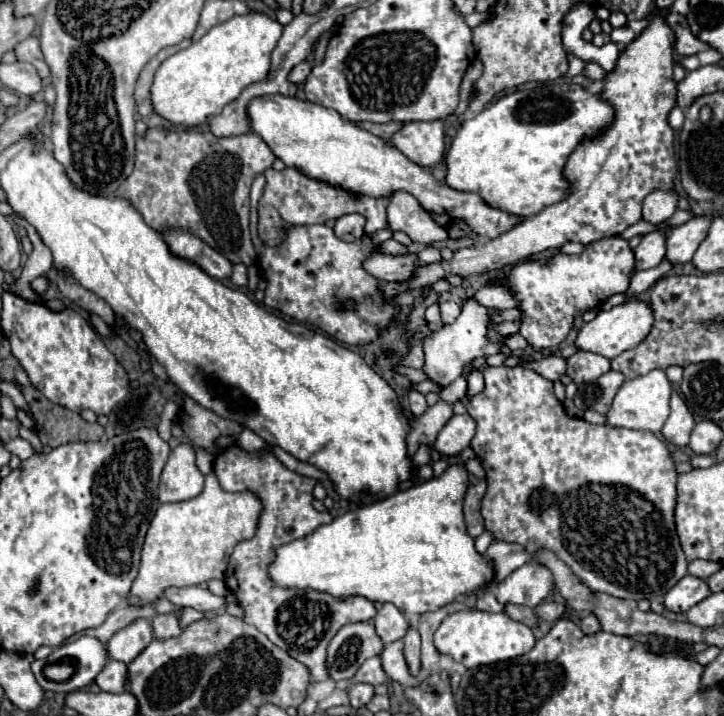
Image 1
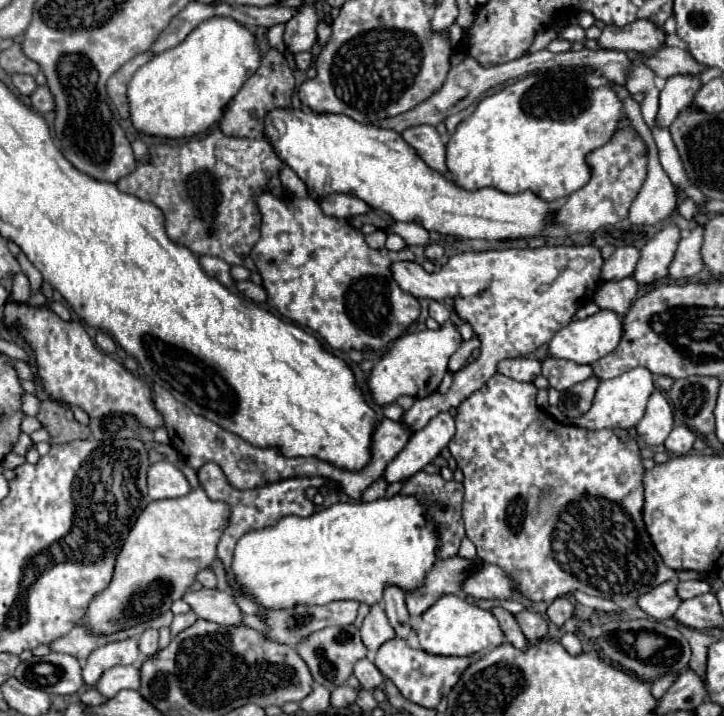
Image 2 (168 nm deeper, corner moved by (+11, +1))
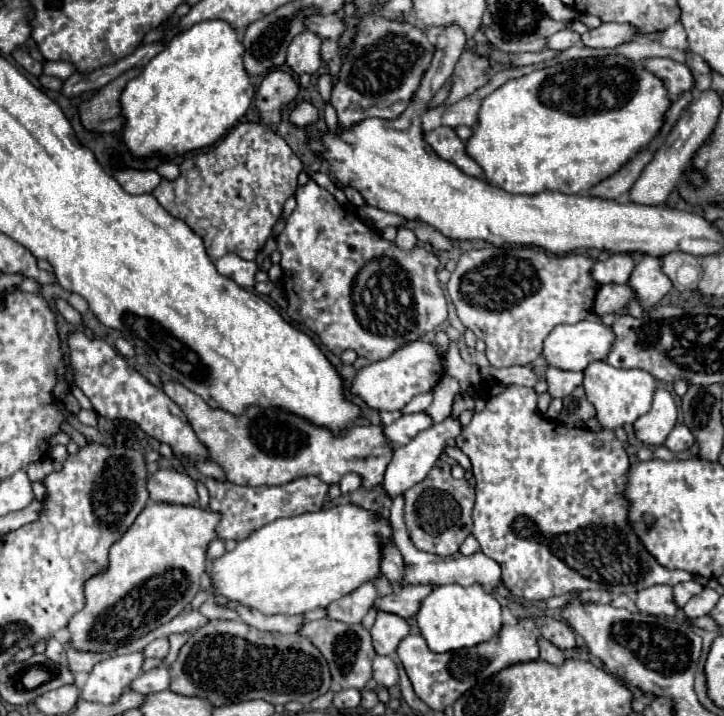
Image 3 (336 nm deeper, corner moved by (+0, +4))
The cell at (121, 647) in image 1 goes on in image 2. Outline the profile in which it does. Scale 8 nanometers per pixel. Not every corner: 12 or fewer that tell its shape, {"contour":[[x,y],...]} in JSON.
{"contour":[[134,639],[98,647],[82,667],[84,685],[94,687],[116,665],[138,665]]}

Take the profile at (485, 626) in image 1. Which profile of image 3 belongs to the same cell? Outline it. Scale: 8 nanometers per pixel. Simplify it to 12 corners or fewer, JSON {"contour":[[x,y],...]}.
{"contour":[[479,584],[437,586],[417,624],[433,652],[477,646],[501,628]]}

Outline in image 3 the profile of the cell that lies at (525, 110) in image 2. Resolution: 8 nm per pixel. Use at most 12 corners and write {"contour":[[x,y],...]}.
{"contour":[[559,62],[481,104],[465,152],[505,192],[579,194],[659,132],[663,82]]}

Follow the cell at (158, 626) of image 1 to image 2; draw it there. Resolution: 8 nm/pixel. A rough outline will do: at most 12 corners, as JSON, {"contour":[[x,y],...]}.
{"contour":[[146,629],[138,641],[142,655],[150,657],[158,649],[158,631]]}

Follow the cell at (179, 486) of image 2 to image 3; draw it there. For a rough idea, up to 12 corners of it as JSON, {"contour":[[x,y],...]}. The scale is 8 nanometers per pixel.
{"contour":[[171,468],[149,476],[153,502],[197,504],[195,480]]}

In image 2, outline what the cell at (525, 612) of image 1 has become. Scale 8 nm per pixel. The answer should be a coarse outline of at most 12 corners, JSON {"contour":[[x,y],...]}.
{"contour":[[522,611],[516,621],[534,645],[548,635],[548,621],[532,611]]}

